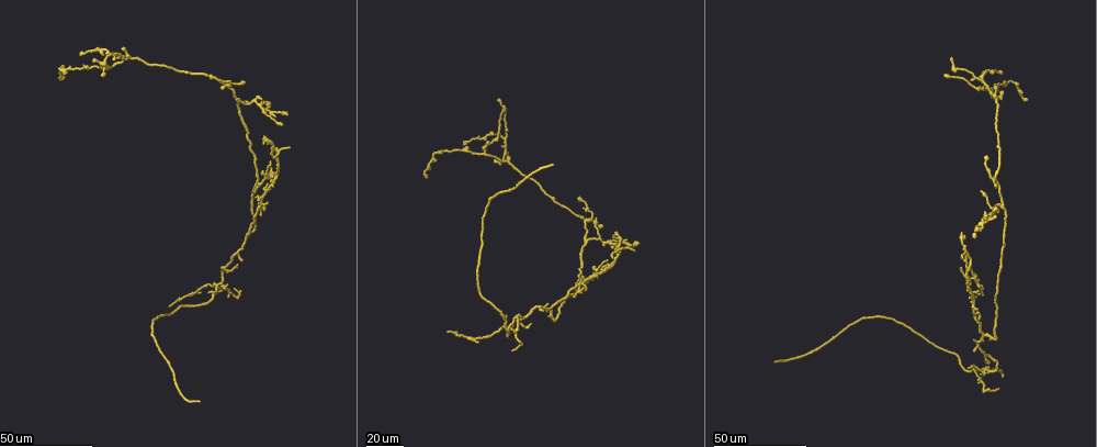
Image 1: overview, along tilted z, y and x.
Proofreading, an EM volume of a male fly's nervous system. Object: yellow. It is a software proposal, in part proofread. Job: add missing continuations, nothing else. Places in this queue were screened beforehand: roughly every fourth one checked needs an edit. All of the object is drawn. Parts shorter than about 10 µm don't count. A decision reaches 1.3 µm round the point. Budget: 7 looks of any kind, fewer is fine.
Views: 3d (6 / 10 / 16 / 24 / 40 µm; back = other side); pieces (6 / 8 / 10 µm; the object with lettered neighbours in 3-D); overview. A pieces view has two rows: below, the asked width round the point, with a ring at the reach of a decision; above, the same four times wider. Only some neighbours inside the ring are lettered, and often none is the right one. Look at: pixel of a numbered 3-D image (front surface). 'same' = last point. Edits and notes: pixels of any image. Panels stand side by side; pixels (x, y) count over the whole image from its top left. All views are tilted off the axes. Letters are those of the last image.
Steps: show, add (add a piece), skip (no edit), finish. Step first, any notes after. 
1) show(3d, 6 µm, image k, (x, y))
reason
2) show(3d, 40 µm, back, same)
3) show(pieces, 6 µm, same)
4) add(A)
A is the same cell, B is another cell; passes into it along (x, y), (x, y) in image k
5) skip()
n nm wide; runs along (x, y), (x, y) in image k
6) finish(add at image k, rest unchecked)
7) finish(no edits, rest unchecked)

show(3d, 24 µm, image 1, (992, 213))
an open end

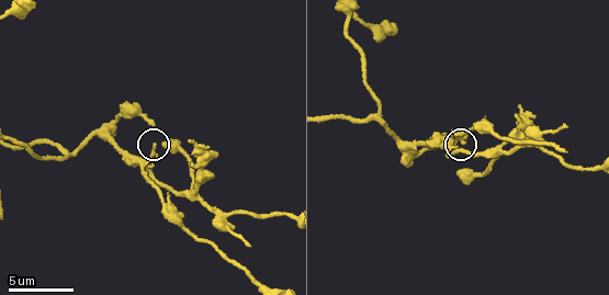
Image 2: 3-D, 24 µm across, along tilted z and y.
show(pieces, 8 µm, image 2, (152, 124))

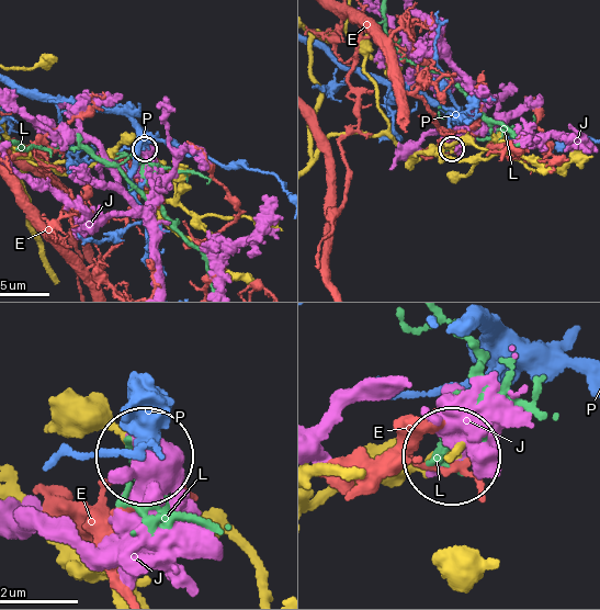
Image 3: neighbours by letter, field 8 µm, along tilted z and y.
skip()
E, J, L and P are other cells; none of them fits

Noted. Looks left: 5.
show(3d, 24 µm, image 1, (983, 193))
branch stops here

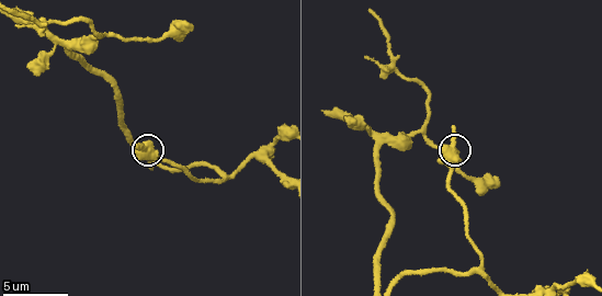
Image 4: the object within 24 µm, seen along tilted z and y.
show(pieces, 8 µm, image 4, (454, 127))
see the neighbours

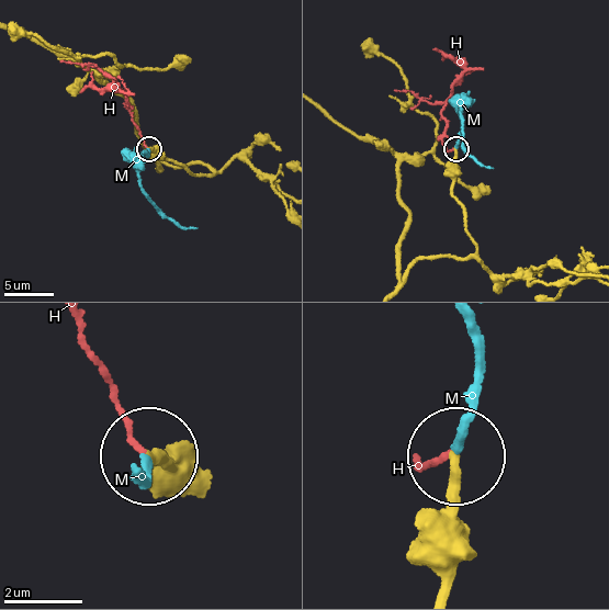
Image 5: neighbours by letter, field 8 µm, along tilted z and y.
add(M)
M is the same cell, H is another cell; passes into it along (185, 479), (151, 458), (134, 476) in image 5; the cell continues

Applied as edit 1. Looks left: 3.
show(overview)

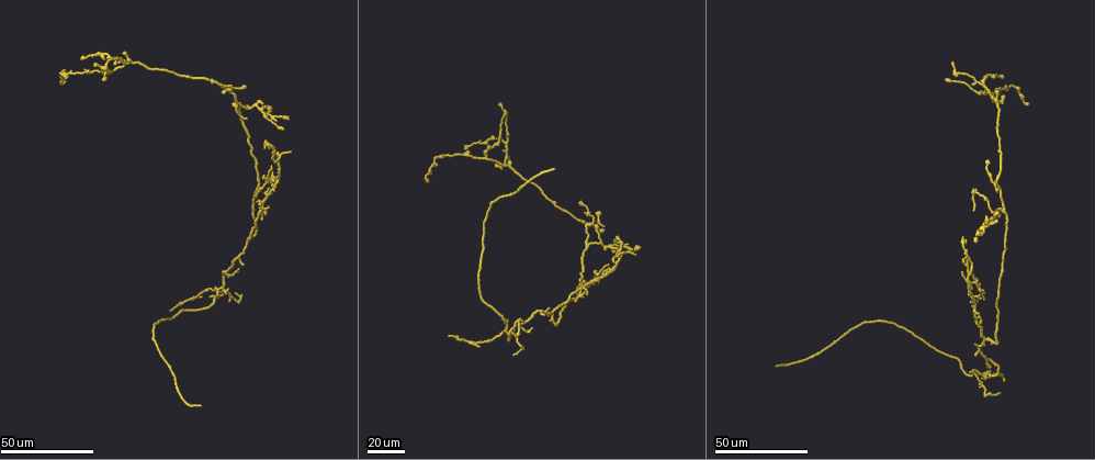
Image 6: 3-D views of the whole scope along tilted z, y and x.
show(3d, 40 µm, image 6, (638, 247))
end of a long branch

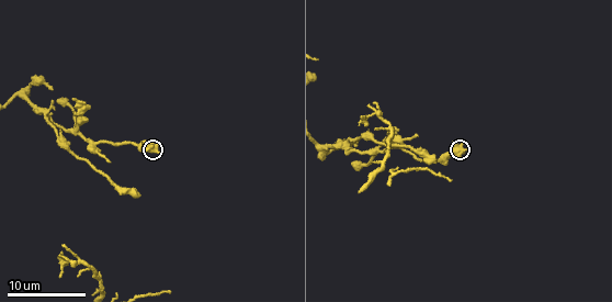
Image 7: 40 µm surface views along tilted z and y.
show(pieces, 10 µm, image 7, (465, 149))

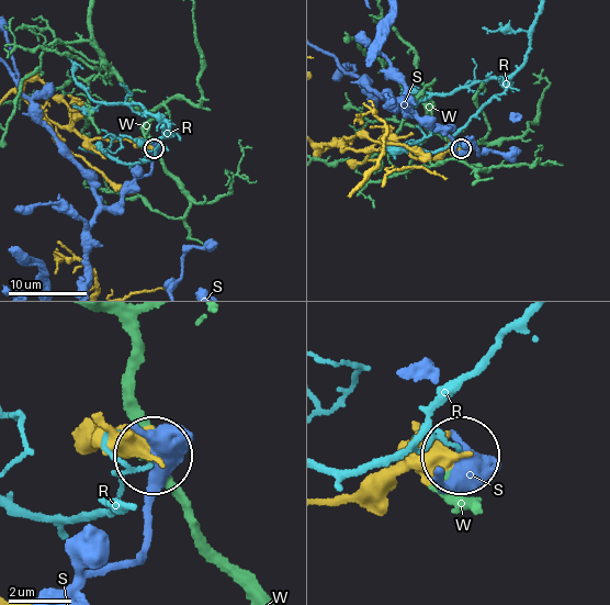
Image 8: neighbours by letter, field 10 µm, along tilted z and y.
skip()
R, S and W are other cells; none of them fits

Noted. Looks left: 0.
finish(add at image 5, rest unchecked)

